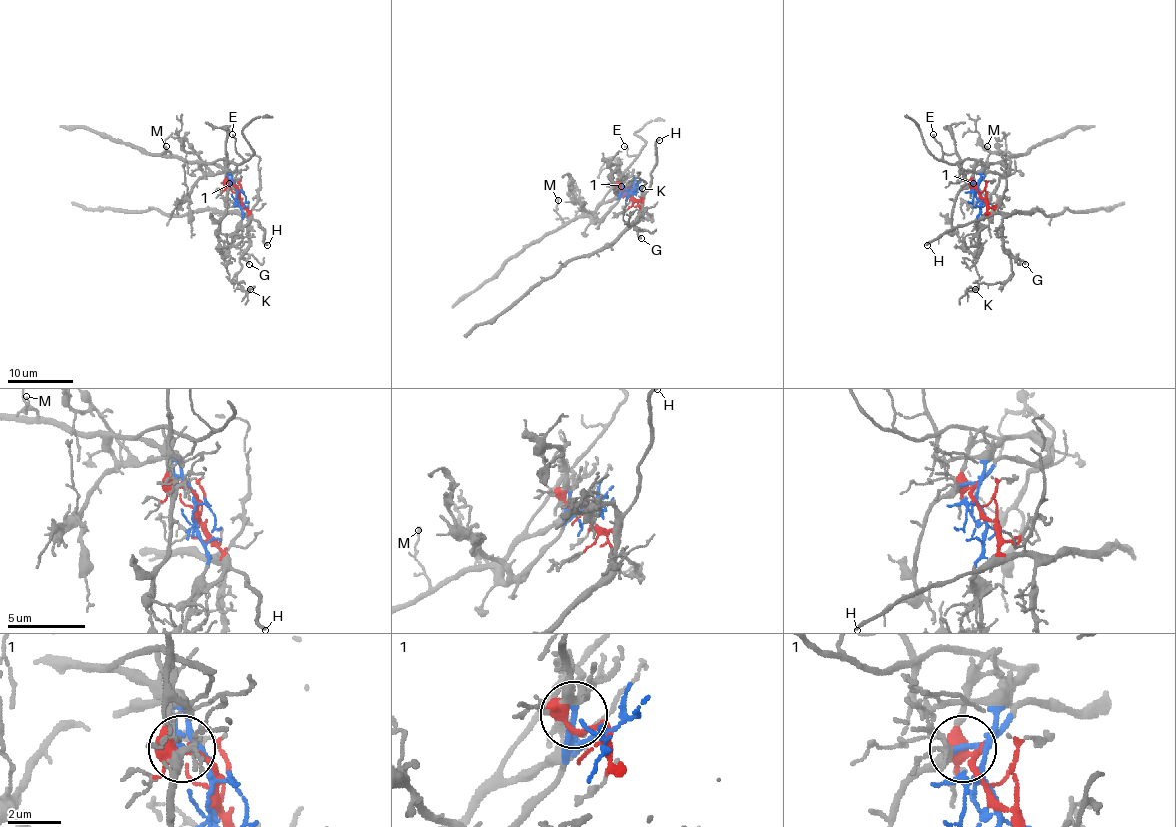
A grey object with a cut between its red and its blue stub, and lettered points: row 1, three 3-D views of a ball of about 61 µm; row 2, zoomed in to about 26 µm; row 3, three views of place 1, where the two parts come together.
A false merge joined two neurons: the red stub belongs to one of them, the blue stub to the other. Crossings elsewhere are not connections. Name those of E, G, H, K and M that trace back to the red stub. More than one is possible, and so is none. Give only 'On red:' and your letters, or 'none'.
On red: G, H, K

